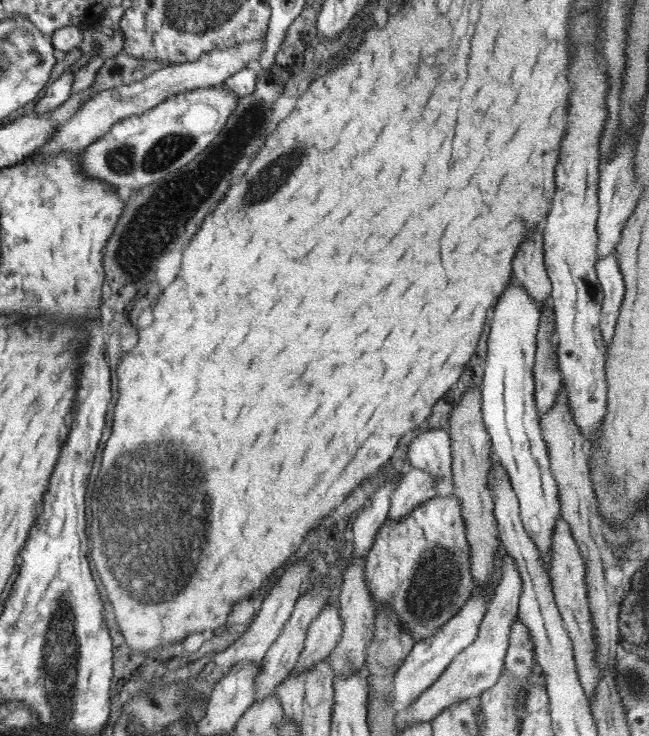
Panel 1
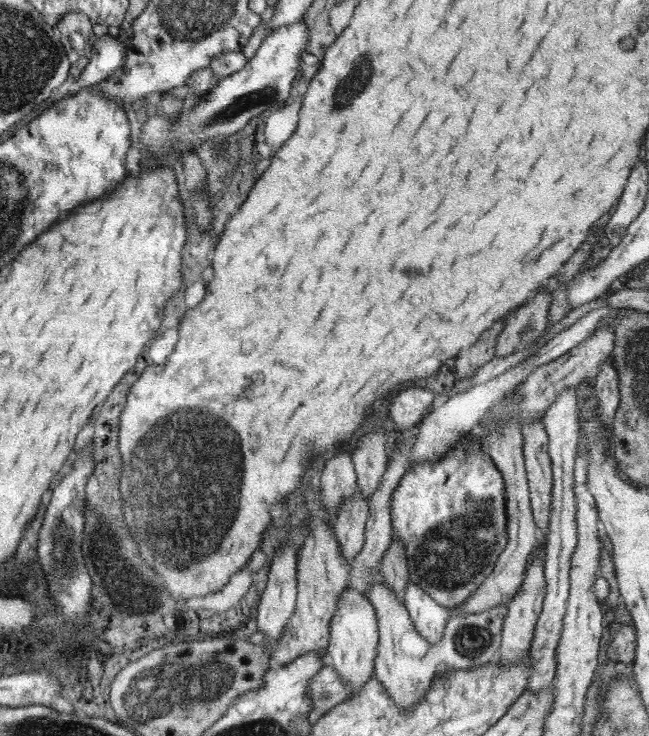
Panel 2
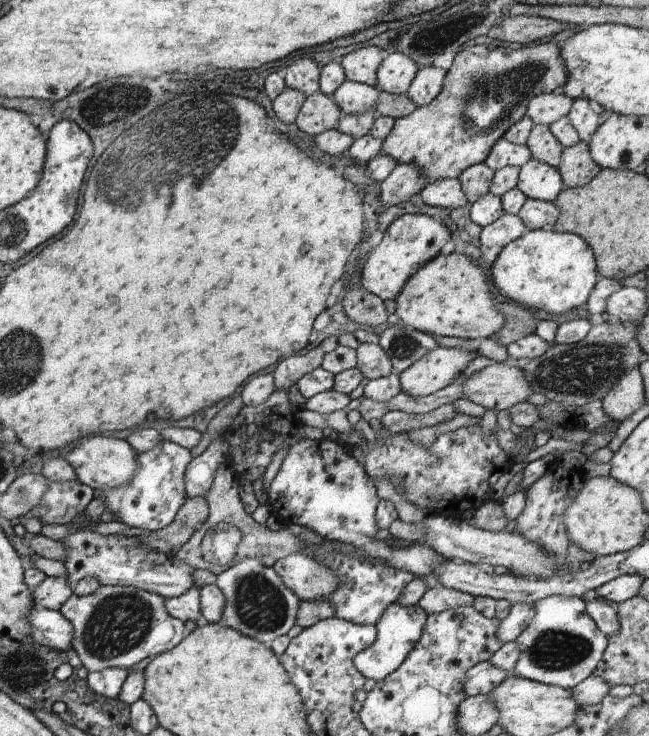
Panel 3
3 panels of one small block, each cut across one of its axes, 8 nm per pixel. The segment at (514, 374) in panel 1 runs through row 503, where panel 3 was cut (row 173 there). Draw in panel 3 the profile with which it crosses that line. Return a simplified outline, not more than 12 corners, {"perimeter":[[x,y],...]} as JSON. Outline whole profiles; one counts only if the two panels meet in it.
{"perimeter":[[535,159],[518,167],[527,199],[553,203],[562,190],[556,168]]}

